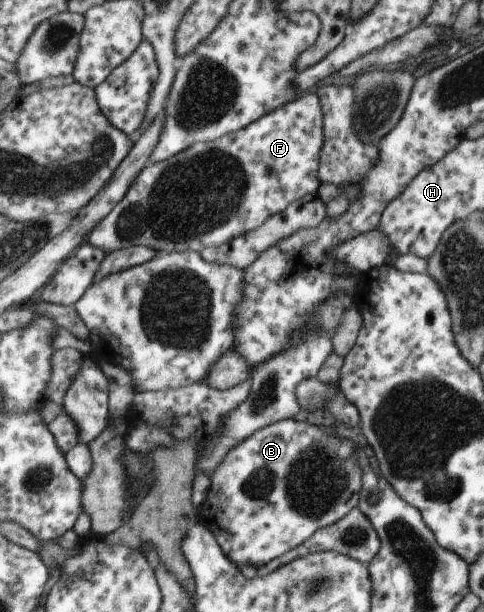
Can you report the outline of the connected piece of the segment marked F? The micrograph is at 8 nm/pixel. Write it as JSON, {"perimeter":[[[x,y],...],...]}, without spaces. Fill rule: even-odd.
{"perimeter":[[[304,94],[237,132],[212,142],[197,142],[163,162],[148,163],[126,197],[91,230],[88,244],[106,254],[132,245],[149,246],[160,254],[185,250],[201,253],[207,246],[221,246],[231,238],[255,230],[271,216],[283,212],[291,202],[305,194],[318,192],[319,156],[324,142],[323,120],[318,96]]]}

